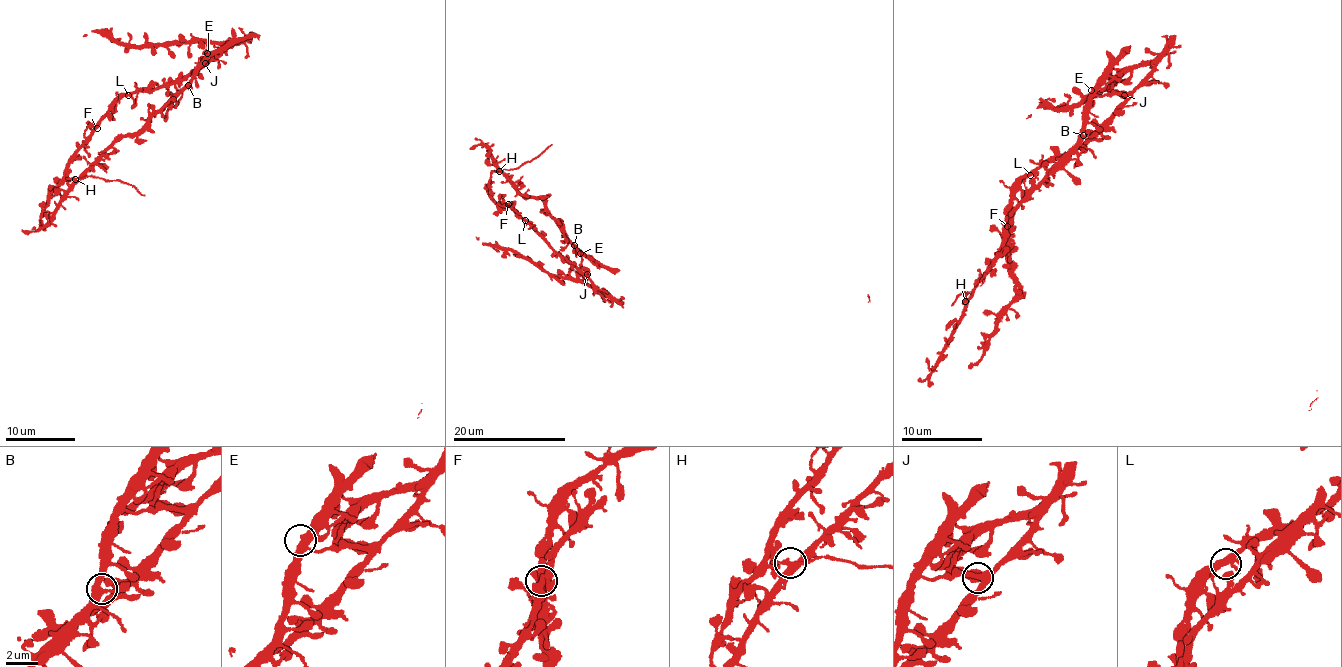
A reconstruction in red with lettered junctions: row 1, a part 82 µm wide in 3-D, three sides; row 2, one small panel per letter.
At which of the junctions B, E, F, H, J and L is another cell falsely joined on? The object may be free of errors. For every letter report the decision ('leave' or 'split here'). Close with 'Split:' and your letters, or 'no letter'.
B: leave
E: leave
F: leave
H: split here
J: leave
L: leave
Split: H

